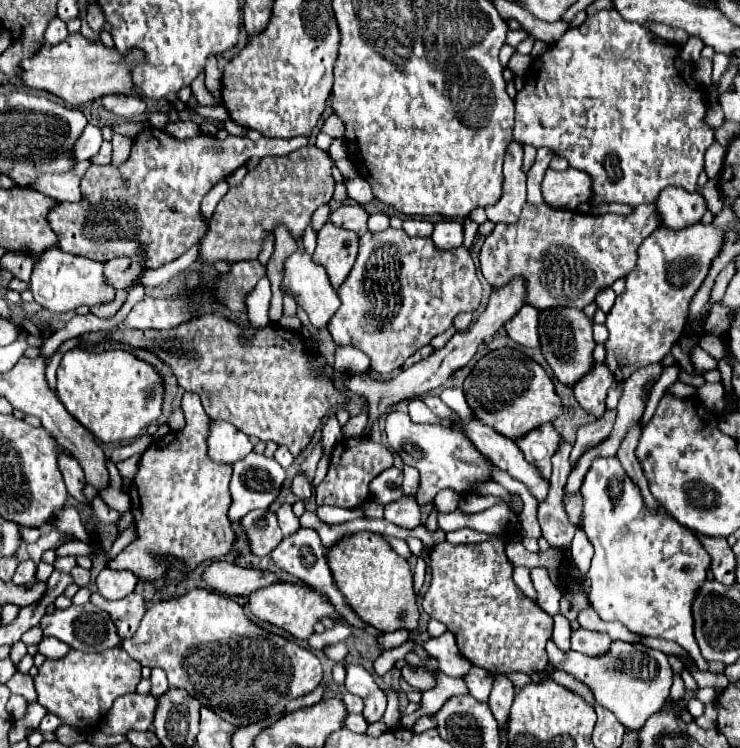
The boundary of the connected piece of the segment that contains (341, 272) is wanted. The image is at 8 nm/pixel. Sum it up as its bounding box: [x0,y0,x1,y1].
[313,223,359,289]

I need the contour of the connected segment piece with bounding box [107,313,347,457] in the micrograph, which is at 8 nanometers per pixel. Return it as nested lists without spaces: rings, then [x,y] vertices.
[[[209,313],[167,331],[119,331],[115,335],[109,335],[107,341],[153,351],[159,359],[171,365],[179,385],[185,391],[197,393],[201,397],[203,409],[209,417],[229,421],[245,435],[255,435],[261,441],[275,441],[277,445],[287,447],[293,457],[297,457],[301,449],[309,445],[315,429],[321,425],[323,417],[327,417],[329,409],[347,403],[347,395],[341,393],[337,387],[331,387],[331,383],[323,383],[323,379],[311,379],[311,363],[307,363],[307,343],[295,331],[287,331],[279,323],[271,323],[263,331],[259,331],[247,345],[239,343],[241,333],[243,329],[229,323],[223,315]]]

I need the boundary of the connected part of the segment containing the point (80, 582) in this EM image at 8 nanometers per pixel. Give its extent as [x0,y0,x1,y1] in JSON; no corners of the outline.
[71,565,89,587]

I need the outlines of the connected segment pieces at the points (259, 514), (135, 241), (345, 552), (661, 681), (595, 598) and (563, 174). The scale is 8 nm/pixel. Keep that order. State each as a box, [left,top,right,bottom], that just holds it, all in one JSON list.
[[241,509,283,557],[49,127,307,269],[327,531,419,631],[547,639,673,731],[581,457,709,671],[541,167,591,209]]

